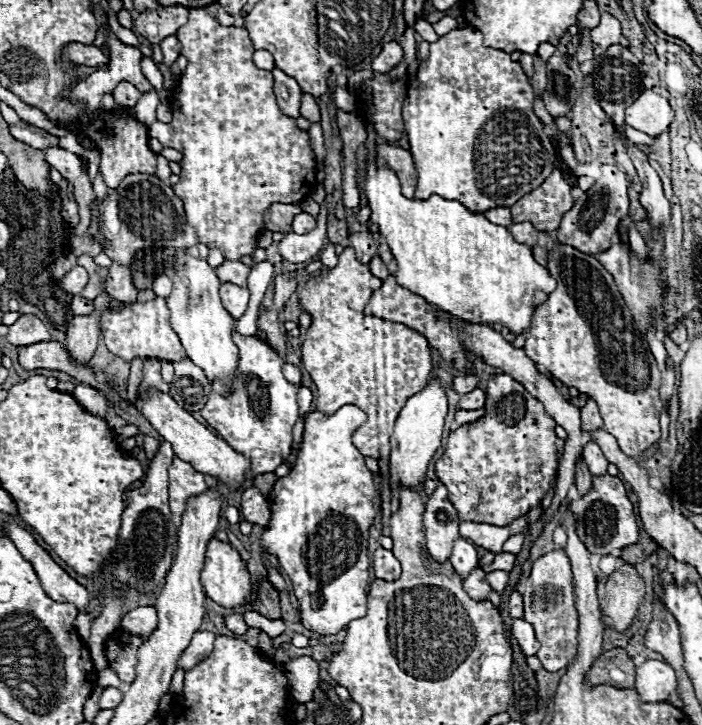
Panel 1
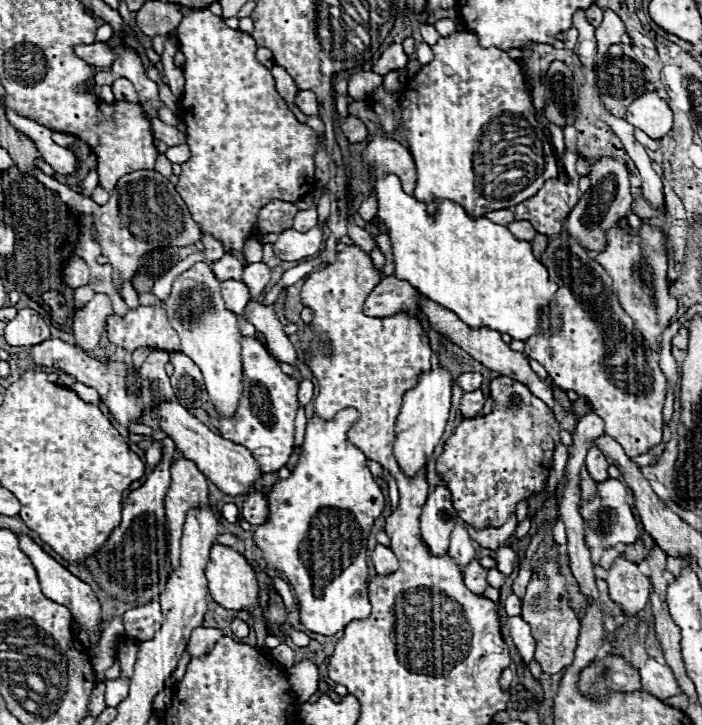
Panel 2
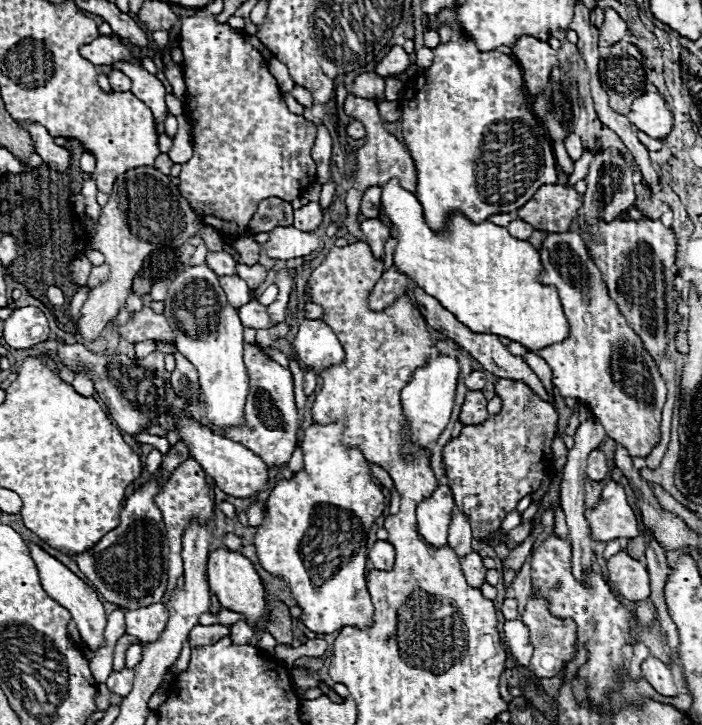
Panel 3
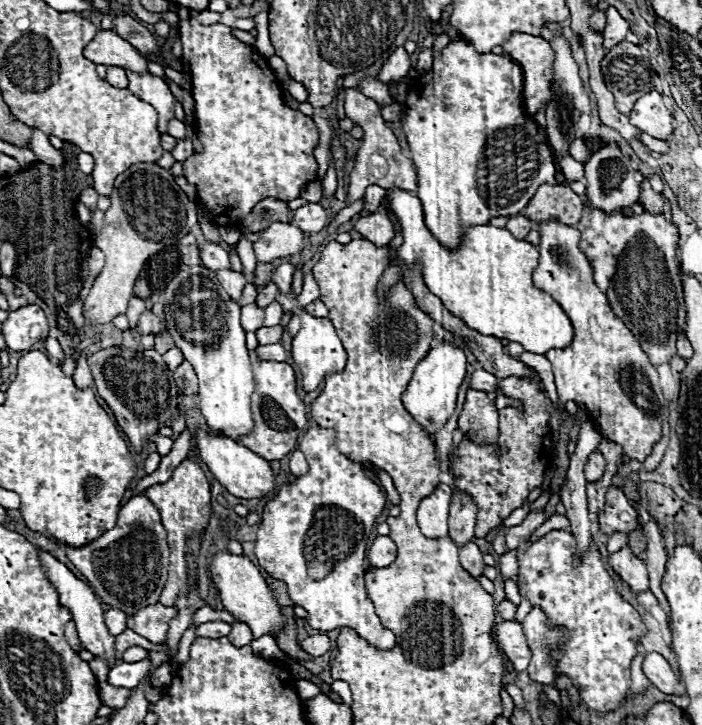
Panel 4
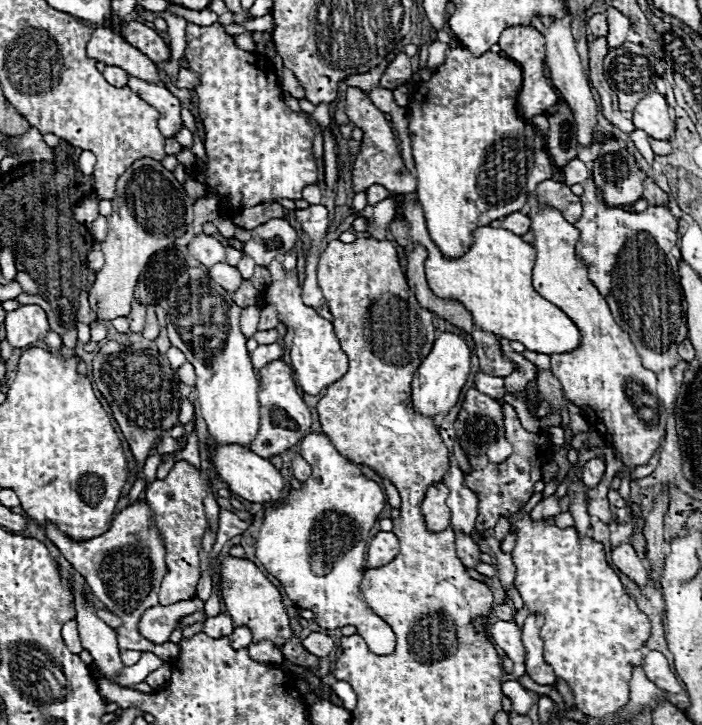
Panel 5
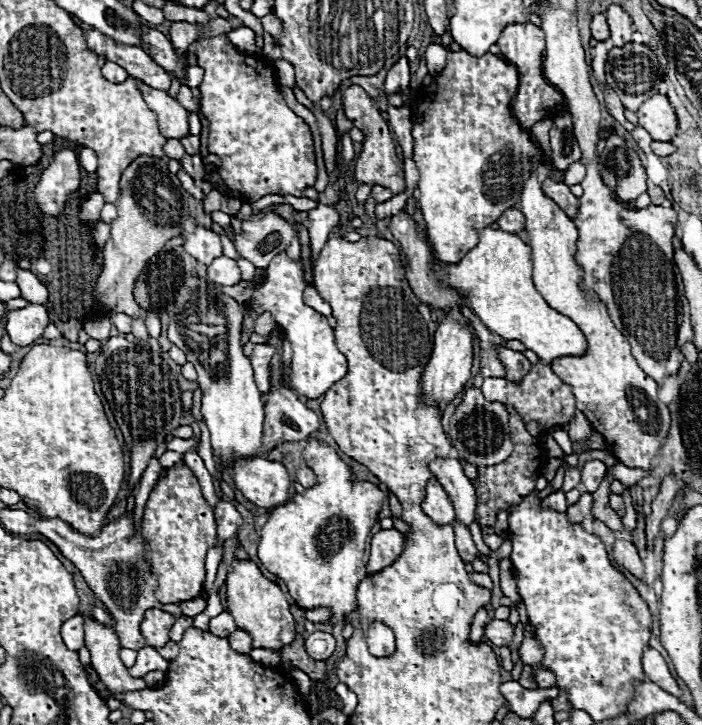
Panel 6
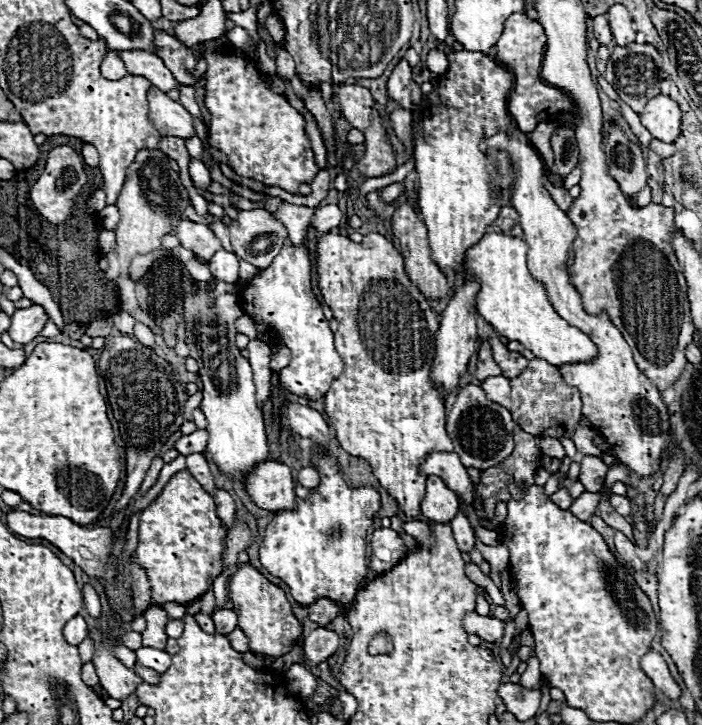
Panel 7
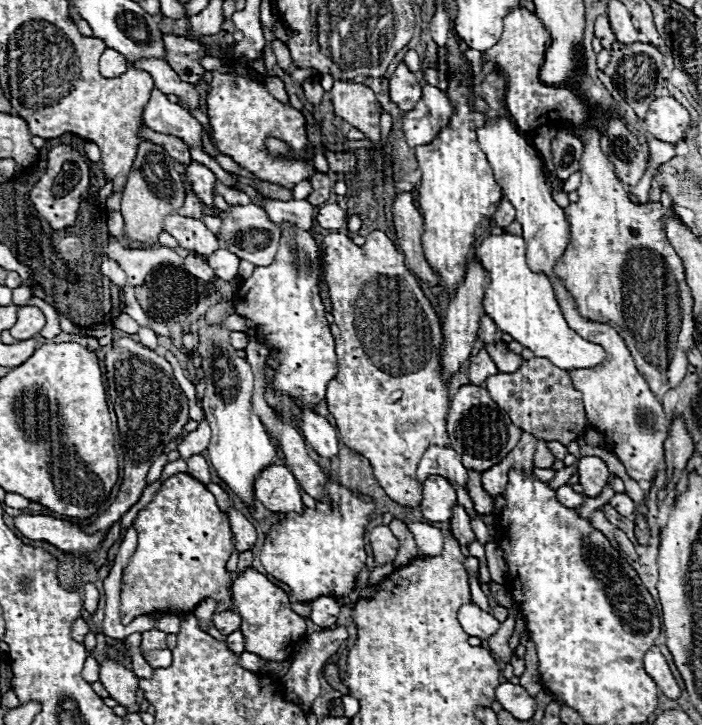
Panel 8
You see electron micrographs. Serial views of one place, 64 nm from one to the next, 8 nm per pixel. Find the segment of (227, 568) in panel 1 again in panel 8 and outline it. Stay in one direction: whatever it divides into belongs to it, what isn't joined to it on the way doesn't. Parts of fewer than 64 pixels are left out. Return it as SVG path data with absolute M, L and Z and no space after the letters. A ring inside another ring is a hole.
M246 568L232 582L232 604L236 606L236 612L242 618L240 630L246 638L248 652L258 654L264 660L276 660L276 662L286 660L290 654L296 652L300 640L304 638L306 622L302 616L290 610L288 594L282 588L274 586L260 572Z

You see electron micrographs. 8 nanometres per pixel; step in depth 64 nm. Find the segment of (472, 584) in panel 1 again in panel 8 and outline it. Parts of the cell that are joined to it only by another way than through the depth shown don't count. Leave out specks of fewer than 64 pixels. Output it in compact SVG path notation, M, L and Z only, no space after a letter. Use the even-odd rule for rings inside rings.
M458 504L454 506L454 514L450 518L450 530L452 530L454 538L460 542L460 546L470 546L476 540L472 528L470 528L470 518L468 518L466 510Z

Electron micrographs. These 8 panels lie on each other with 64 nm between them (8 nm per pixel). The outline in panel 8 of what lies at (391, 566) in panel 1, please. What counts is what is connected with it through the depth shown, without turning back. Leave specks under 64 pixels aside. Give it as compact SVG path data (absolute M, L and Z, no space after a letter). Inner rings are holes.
M376 526L370 532L370 544L374 550L374 562L376 566L384 566L384 564L394 564L396 554L398 554L398 538L390 532L388 526Z

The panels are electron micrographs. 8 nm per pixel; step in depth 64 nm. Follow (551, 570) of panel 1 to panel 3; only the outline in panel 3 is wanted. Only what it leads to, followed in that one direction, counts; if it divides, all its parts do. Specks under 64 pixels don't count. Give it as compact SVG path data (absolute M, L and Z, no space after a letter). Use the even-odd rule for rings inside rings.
M530 594L526 610L522 614L522 622L526 622L526 626L530 628L530 640L534 646L534 656L530 662L530 670L534 676L538 678L552 678L556 674L562 672L562 668L566 666L566 662L570 662L574 658L576 652L576 624L570 618L556 618L552 616L552 612L548 610L548 600L542 596L534 596Z

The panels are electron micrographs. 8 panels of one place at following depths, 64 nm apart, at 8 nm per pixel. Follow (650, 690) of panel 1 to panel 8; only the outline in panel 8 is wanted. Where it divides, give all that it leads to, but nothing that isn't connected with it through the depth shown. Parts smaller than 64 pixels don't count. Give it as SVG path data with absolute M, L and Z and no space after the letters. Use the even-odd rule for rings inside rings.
M656 648L646 652L646 656L644 656L644 670L656 682L656 686L660 688L662 694L666 694L672 700L678 700L680 686L678 686L676 678L672 676L666 658Z

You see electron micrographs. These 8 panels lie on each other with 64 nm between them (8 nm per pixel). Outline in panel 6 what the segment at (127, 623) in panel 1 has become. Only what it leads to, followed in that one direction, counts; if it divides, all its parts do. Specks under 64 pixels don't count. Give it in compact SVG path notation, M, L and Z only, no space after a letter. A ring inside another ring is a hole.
M192 598L188 602L178 602L182 616L196 616L206 608L206 600L204 598ZM160 608L146 610L144 620L140 624L140 630L142 630L142 636L146 638L146 644L152 648L162 648L168 640L160 640L160 636L166 638L176 620L178 620L178 616L166 612L166 610L160 610Z

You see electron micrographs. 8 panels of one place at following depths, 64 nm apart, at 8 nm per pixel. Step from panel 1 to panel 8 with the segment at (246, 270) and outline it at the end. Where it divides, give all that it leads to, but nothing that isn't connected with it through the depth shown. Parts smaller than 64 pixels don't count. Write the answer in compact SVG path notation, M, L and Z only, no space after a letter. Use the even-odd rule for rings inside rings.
M172 214L164 222L164 230L172 234L182 248L192 250L204 258L208 258L210 254L214 254L214 250L220 248L218 238L204 226L202 220L196 220L196 218Z

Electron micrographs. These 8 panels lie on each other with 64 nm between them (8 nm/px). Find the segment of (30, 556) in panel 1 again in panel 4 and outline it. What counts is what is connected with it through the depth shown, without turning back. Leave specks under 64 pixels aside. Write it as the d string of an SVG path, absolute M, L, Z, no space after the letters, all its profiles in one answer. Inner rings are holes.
M40 550L38 552L40 556L40 564L42 564L42 570L48 578L48 582L56 588L58 592L58 598L62 602L62 606L66 606L70 612L72 612L72 620L78 628L78 634L80 634L80 640L82 640L82 648L92 652L94 656L102 656L108 660L110 668L116 666L116 658L114 658L114 638L108 634L108 628L104 624L104 610L94 594L94 590L90 586L86 586L82 580L78 580L60 560L56 560L52 554Z

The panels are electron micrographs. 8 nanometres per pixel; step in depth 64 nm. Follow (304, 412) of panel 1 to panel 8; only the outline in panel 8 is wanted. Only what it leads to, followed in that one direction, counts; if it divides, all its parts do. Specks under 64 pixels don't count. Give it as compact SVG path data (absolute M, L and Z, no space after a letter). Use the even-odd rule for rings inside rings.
M280 224L280 226L282 226L282 242L274 262L266 268L256 268L254 274L248 280L244 280L244 284L234 296L234 306L240 316L254 322L256 336L264 342L266 348L270 348L272 352L284 352L284 360L276 368L276 378L272 382L274 390L280 390L292 398L298 398L312 408L324 400L326 384L338 374L338 360L334 354L334 336L330 334L330 324L326 320L326 310L324 310L320 288L318 288L320 276L322 276L318 272L322 262L320 262L318 246L310 232L296 234L292 226L288 224Z

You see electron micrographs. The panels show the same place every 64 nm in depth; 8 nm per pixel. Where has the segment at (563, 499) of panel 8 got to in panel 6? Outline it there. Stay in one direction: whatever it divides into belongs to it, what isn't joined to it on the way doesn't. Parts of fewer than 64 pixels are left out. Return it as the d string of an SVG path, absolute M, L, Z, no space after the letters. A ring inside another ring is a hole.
M554 492L550 496L546 496L540 504L540 508L550 508L554 512L564 512L566 510L566 498L564 498L564 492Z

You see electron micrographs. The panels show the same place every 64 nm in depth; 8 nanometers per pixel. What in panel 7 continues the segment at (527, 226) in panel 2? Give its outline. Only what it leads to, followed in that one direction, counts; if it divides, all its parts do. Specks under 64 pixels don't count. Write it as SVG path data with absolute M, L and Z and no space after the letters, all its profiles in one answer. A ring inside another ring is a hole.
M502 206L500 214L498 214L498 218L496 218L496 226L500 226L500 230L508 234L508 232L510 232L514 226L518 226L518 224L520 224L518 212L516 212L512 206Z

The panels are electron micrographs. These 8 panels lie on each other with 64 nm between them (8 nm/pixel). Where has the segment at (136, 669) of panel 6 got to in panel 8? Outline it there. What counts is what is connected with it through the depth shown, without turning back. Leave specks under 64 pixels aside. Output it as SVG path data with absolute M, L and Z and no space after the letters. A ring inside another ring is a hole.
M150 650L144 654L144 660L156 670L156 668L166 668L172 662L172 652L170 650Z

